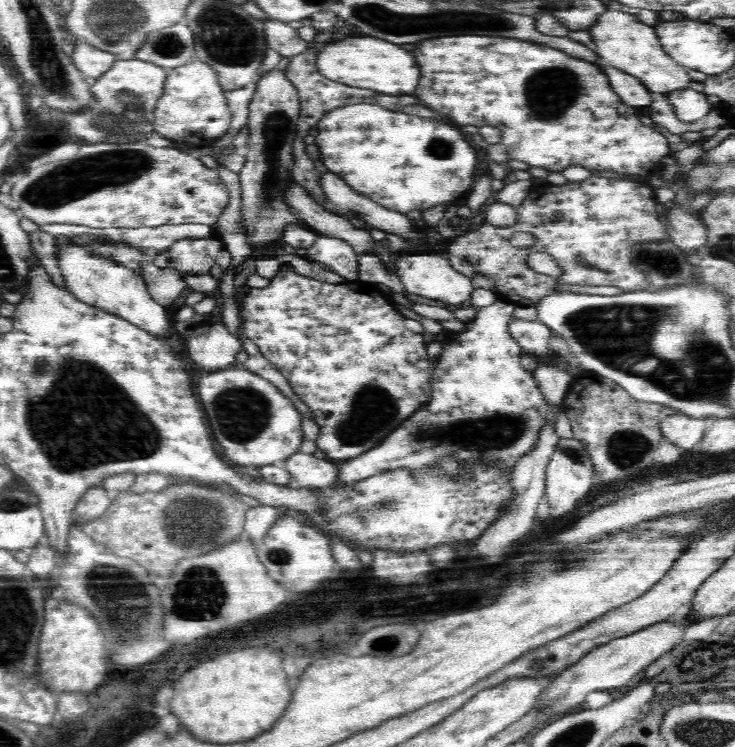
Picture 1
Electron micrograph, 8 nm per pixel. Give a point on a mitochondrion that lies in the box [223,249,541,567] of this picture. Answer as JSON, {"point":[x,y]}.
{"point":[496,432]}

